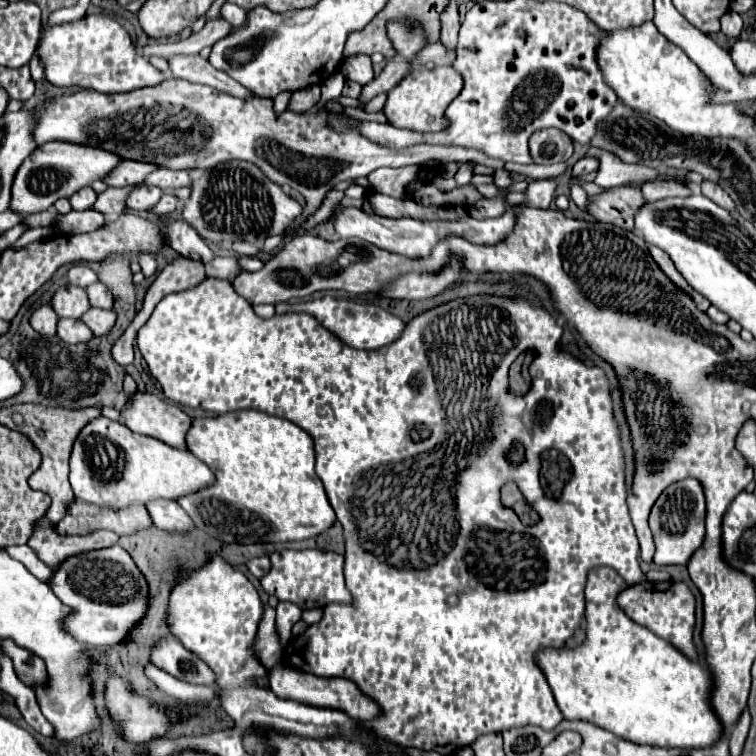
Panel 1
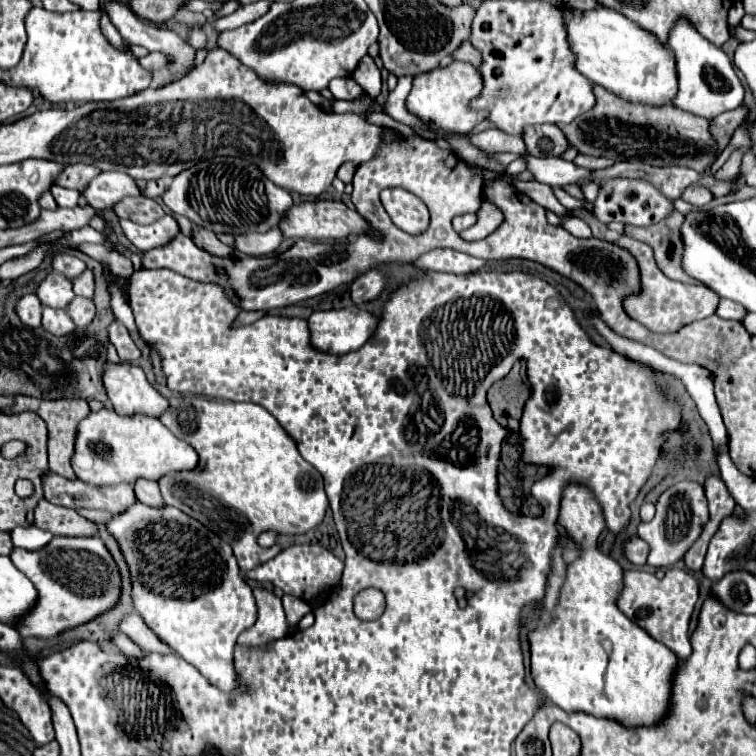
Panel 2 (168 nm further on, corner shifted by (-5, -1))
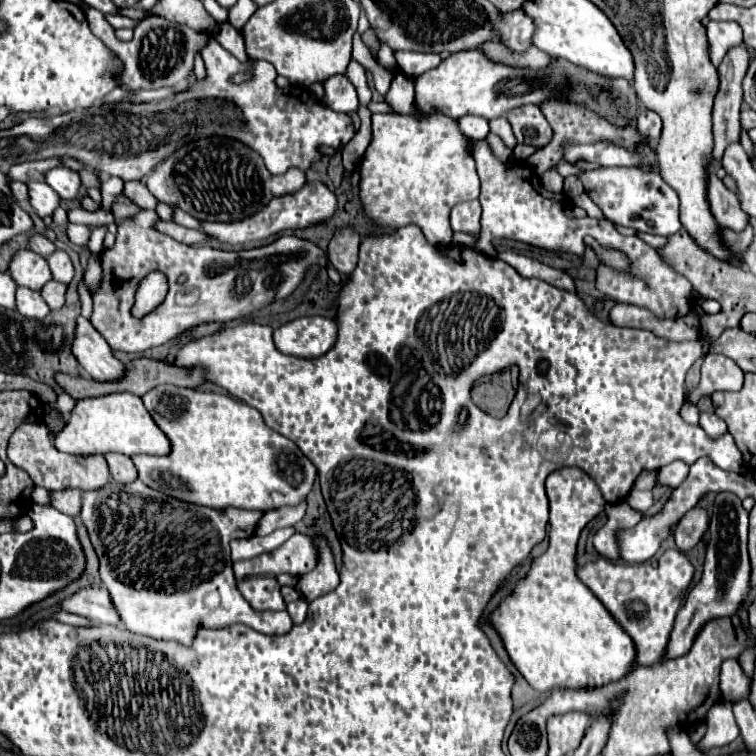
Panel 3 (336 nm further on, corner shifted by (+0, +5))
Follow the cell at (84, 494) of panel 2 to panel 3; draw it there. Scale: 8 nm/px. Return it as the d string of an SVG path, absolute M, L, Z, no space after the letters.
M22 423L10 437L10 445L8 445L8 457L14 465L18 465L20 469L24 469L30 479L34 481L34 485L44 487L48 491L62 491L62 489L98 489L102 485L106 485L106 481L110 479L110 471L108 465L104 461L102 455L68 455L62 453L54 447L52 439L50 439L50 431L44 423Z

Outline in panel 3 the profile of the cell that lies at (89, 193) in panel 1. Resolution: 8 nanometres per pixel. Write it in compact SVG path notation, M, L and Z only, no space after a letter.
M28 181L28 201L32 205L32 209L38 213L38 217L48 217L54 213L54 209L60 205L60 197L58 193L54 193L54 189L50 189L46 183L38 183L38 181Z

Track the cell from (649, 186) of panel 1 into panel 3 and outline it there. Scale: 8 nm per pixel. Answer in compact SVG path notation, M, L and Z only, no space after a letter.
M716 175L710 177L710 209L716 221L734 233L742 233L748 225L748 217L742 213L738 197Z

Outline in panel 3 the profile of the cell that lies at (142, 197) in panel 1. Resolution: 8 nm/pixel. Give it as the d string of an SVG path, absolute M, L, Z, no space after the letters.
M54 167L46 171L46 183L62 197L62 199L76 199L80 195L80 177L76 171L68 167Z

